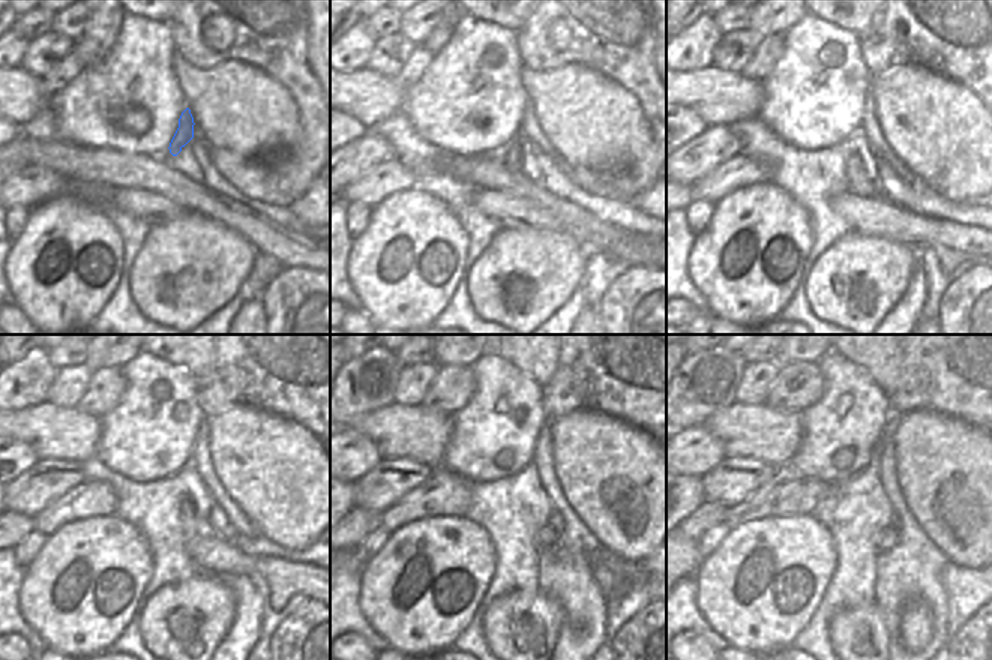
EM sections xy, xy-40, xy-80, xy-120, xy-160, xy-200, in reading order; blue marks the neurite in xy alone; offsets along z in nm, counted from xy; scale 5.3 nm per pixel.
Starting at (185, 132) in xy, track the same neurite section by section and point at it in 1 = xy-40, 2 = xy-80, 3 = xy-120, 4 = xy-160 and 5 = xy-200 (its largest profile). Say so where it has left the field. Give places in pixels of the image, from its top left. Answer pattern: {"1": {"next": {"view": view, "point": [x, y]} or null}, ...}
{"1": {"next": {"view": "xy-40", "point": [514, 161]}}, "2": {"next": {"view": "xy-80", "point": [859, 183]}}, "3": {"next": {"view": "xy-120", "point": [195, 525]}}, "4": {"next": {"view": "xy-160", "point": [548, 537]}}, "5": {"next": {"view": "xy-200", "point": [889, 537]}}}

